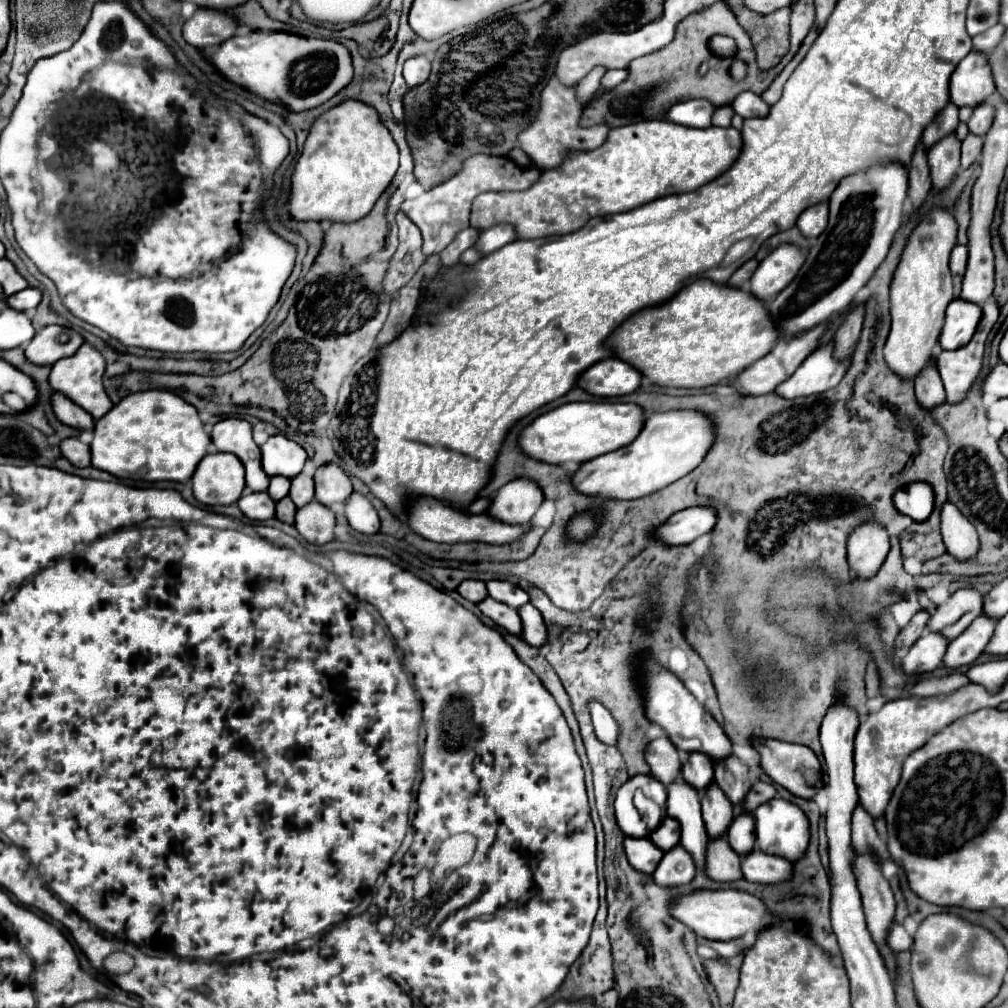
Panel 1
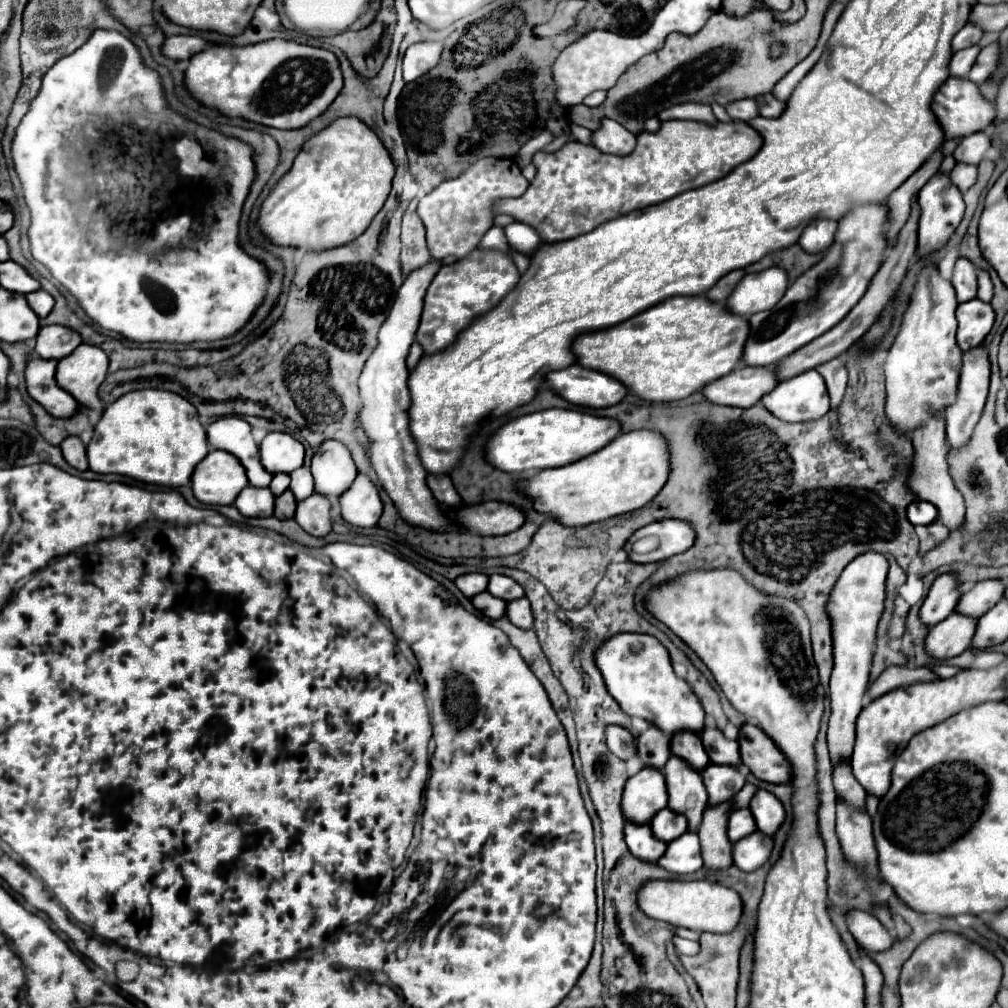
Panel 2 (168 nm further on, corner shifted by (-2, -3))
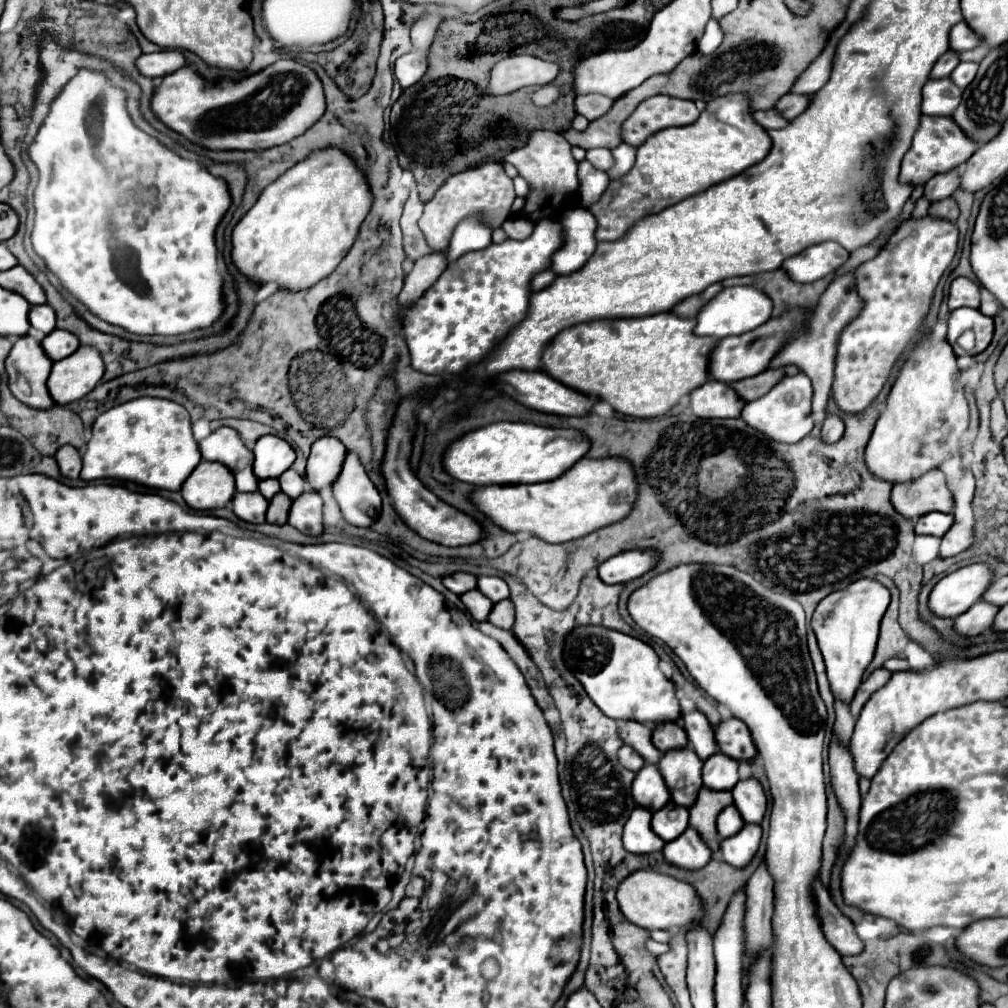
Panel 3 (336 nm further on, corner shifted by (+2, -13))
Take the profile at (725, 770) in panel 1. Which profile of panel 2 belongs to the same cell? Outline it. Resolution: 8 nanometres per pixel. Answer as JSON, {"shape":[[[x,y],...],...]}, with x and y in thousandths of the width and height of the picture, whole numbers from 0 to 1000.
{"shape":[[[700,718],[696,728],[696,738],[700,742],[702,752],[708,758],[724,758],[724,760],[732,760],[734,758],[734,746],[732,746],[732,736],[730,734],[720,734],[718,728],[708,720],[708,718]]]}

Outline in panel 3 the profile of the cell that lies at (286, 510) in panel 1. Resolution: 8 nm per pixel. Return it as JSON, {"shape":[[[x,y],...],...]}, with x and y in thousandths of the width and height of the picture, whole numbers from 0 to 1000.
{"shape":[[[276,488],[276,490],[268,496],[266,514],[264,514],[264,516],[266,516],[268,520],[284,520],[284,518],[286,518],[288,502],[290,502],[290,496],[288,496],[282,488]]]}

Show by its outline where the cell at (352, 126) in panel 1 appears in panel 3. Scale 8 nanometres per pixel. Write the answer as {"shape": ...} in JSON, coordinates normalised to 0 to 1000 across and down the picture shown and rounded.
{"shape":[[[333,145],[312,149],[306,157],[272,179],[236,220],[230,232],[230,258],[240,272],[258,282],[274,280],[278,286],[286,288],[308,286],[315,278],[323,276],[345,252],[351,236],[355,234],[355,224],[359,224],[359,216],[367,210],[369,194],[367,183],[363,183],[363,177],[359,177],[359,171],[351,165],[351,157],[343,149]]]}

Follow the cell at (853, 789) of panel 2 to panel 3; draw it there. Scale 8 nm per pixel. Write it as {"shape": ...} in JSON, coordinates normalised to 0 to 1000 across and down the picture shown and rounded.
{"shape":[[[827,696],[829,702],[829,716],[827,716],[827,728],[831,728],[831,732],[835,732],[835,740],[841,738],[843,730],[845,730],[845,722],[847,722],[847,710],[843,708],[841,700]]]}

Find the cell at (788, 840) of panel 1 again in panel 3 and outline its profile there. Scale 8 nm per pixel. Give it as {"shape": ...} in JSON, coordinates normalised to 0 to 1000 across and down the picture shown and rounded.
{"shape":[[[748,772],[734,774],[726,782],[726,790],[728,790],[728,798],[740,817],[756,817],[762,798],[760,798],[760,788],[758,788],[756,780]]]}

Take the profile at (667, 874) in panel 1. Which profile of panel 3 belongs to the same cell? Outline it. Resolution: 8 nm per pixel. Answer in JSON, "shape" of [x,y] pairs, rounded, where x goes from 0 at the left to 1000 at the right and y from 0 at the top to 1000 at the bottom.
{"shape":[[[683,821],[671,833],[663,835],[657,847],[663,857],[673,859],[677,863],[694,863],[706,851],[704,841],[696,835],[696,831],[687,821]]]}

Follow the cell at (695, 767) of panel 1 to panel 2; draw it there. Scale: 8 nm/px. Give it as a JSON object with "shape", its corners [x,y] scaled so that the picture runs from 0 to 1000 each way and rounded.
{"shape":[[[679,724],[679,726],[667,728],[665,744],[667,744],[667,748],[671,748],[671,750],[679,752],[681,756],[685,756],[685,760],[690,762],[690,764],[700,762],[700,758],[704,756],[698,742],[696,742],[696,734],[694,734],[692,726]]]}

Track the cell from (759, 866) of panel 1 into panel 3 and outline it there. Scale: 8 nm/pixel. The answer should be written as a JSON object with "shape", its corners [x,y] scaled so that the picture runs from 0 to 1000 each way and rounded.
{"shape":[[[740,817],[730,829],[714,835],[716,853],[728,861],[740,861],[748,851],[748,847],[752,845],[754,833],[756,833],[756,821]]]}

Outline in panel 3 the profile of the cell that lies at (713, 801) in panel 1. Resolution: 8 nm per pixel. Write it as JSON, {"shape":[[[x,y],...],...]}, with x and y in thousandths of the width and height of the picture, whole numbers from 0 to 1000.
{"shape":[[[712,746],[698,756],[696,774],[698,774],[698,780],[704,782],[704,784],[720,784],[722,786],[734,774],[732,756],[728,756],[720,748]]]}

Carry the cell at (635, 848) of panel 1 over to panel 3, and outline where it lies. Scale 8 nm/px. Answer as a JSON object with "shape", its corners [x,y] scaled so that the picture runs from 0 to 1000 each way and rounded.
{"shape":[[[629,802],[621,819],[619,819],[619,841],[627,847],[647,847],[659,841],[659,833],[653,831],[645,821],[647,806],[641,802]]]}

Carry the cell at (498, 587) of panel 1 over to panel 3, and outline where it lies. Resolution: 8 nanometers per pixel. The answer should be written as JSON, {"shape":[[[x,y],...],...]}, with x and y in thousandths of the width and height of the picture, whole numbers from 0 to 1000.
{"shape":[[[476,571],[474,573],[474,585],[486,593],[488,597],[496,597],[498,593],[506,593],[504,579],[498,573],[492,571]]]}

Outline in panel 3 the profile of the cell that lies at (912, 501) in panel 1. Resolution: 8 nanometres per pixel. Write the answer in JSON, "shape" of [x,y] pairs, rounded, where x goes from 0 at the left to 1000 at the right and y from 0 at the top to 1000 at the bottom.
{"shape":[[[923,508],[911,514],[909,518],[909,530],[925,530],[925,532],[937,532],[938,526],[944,522],[946,512],[935,510],[935,508]]]}

